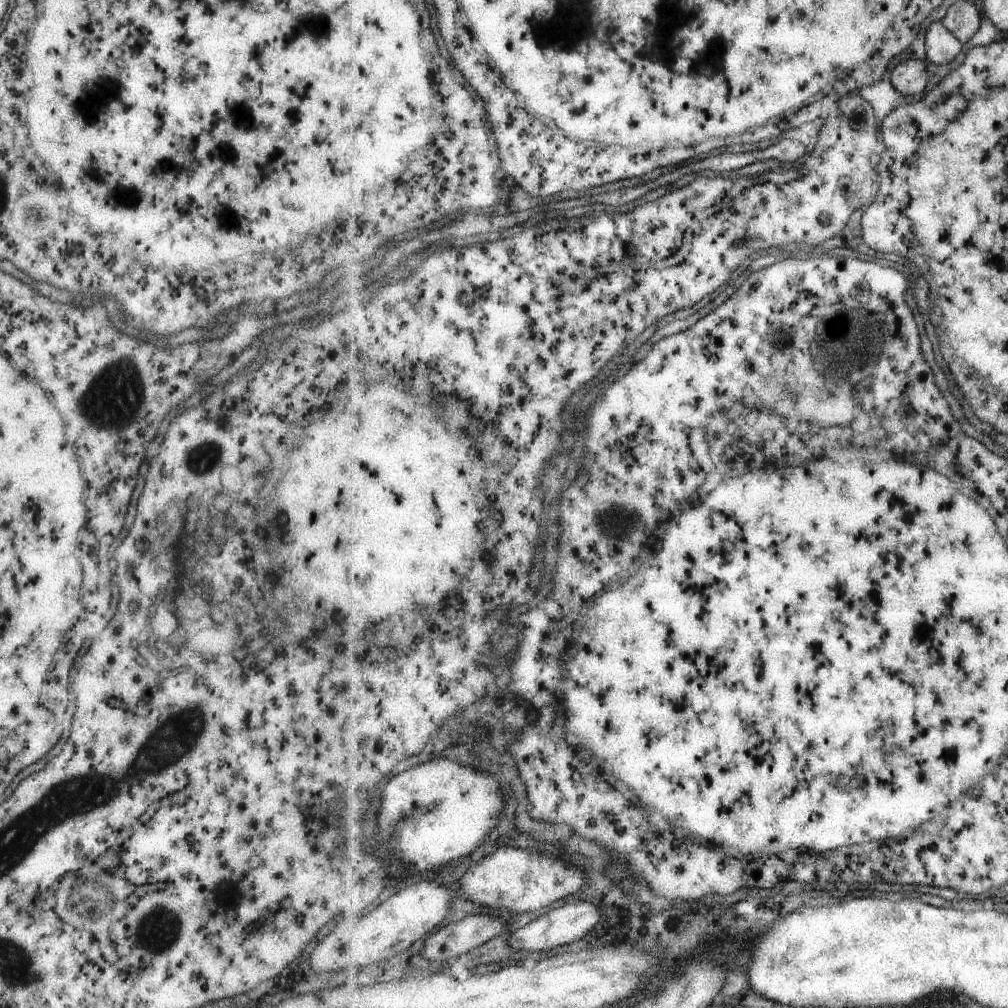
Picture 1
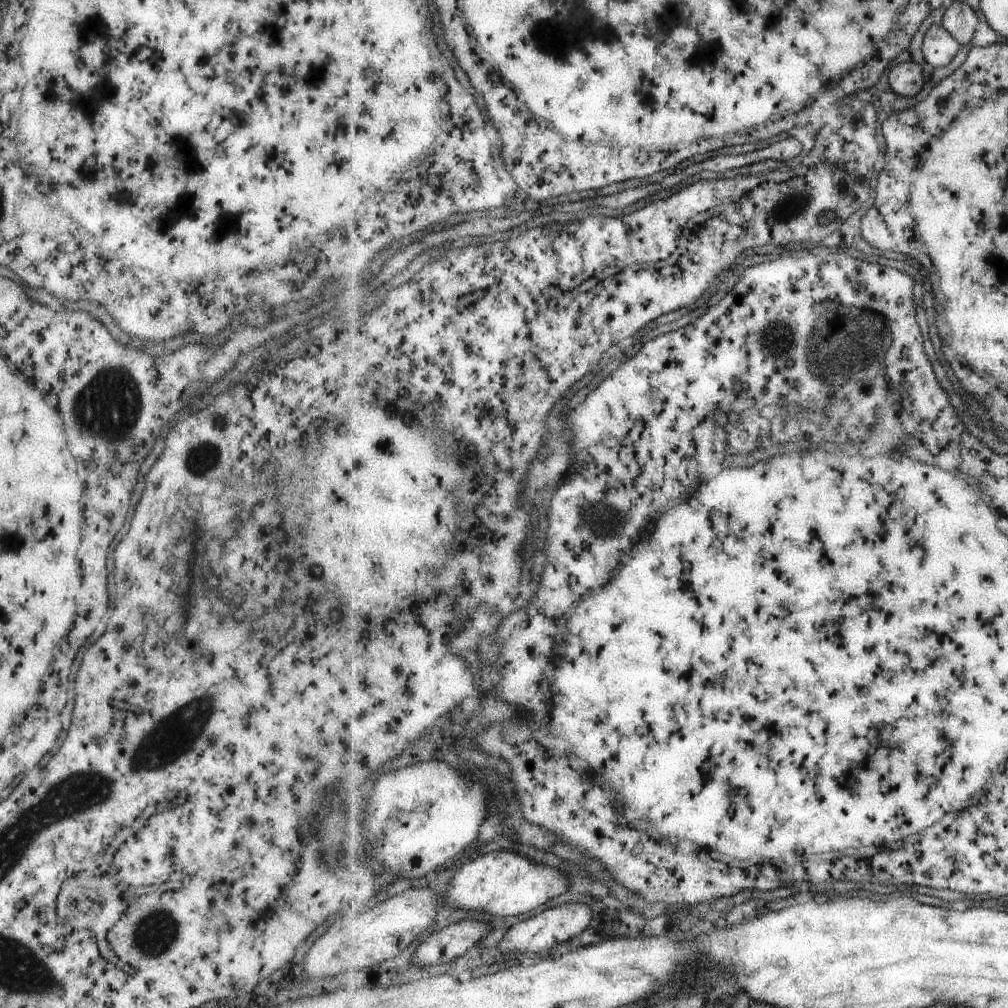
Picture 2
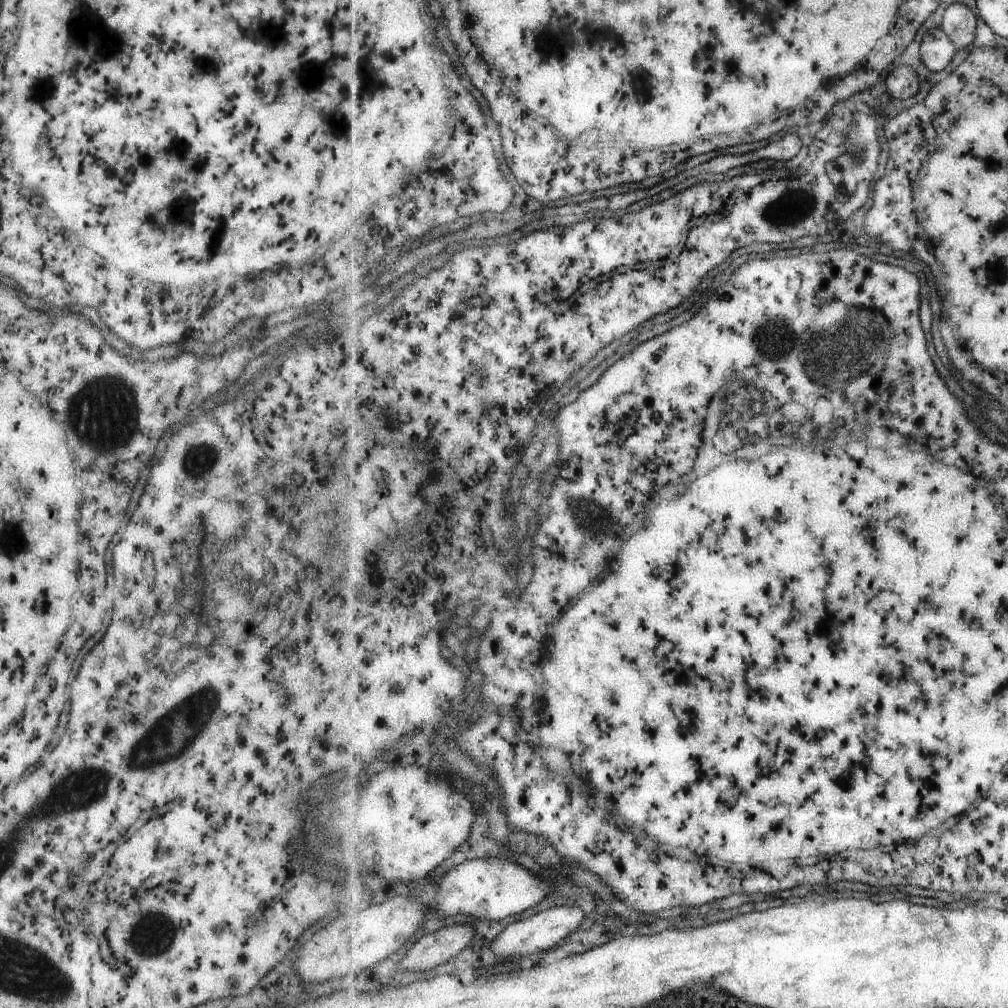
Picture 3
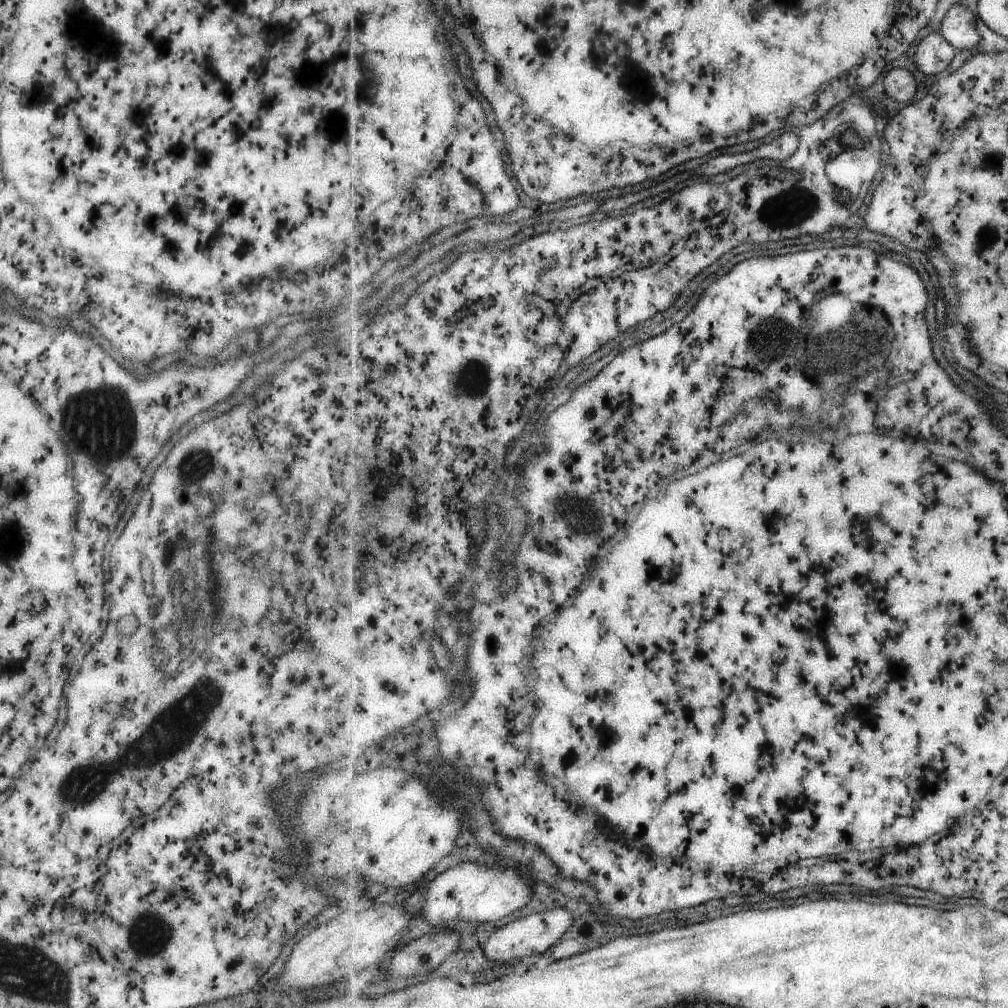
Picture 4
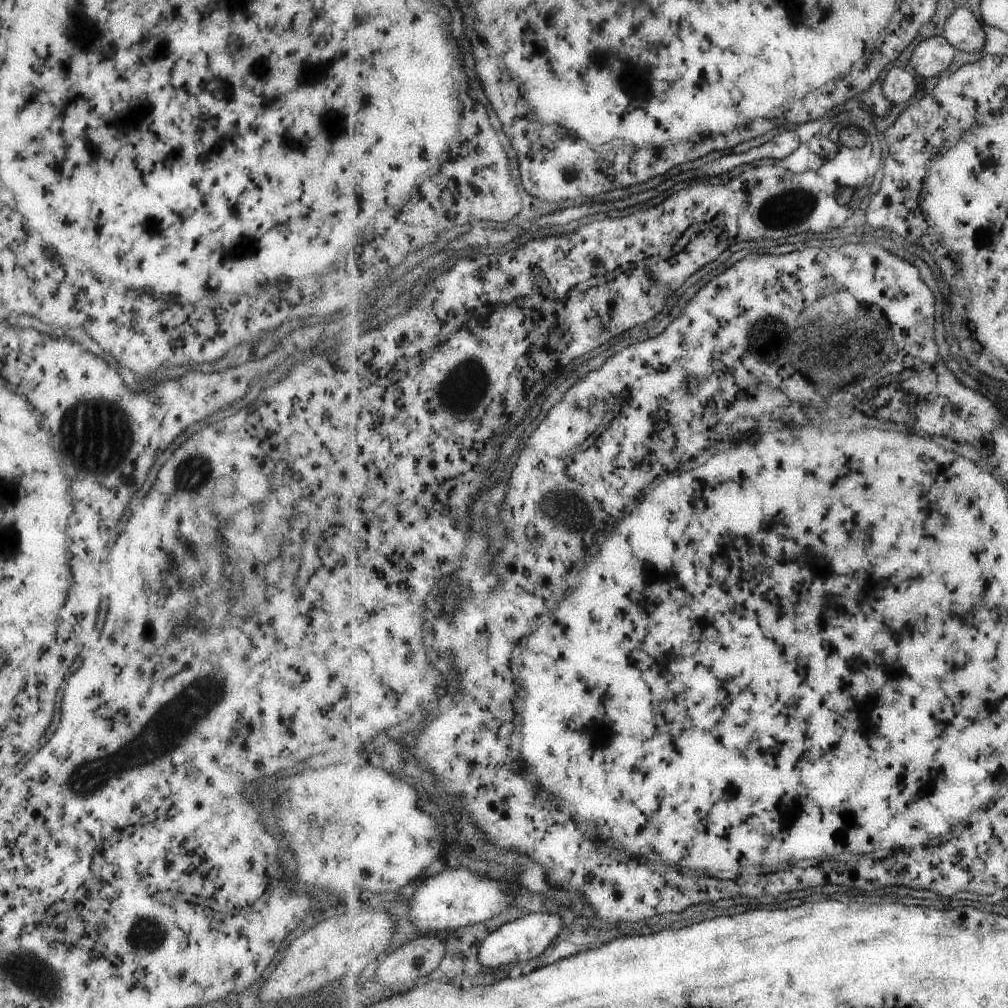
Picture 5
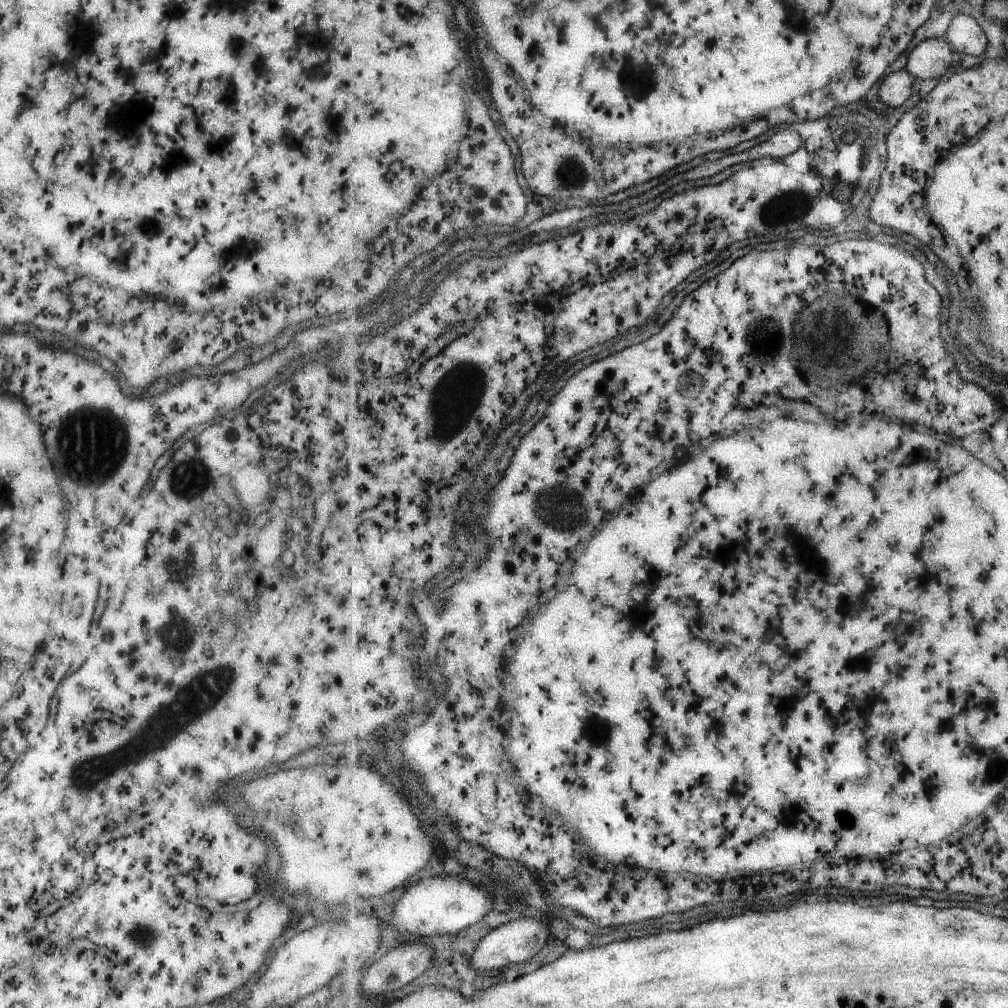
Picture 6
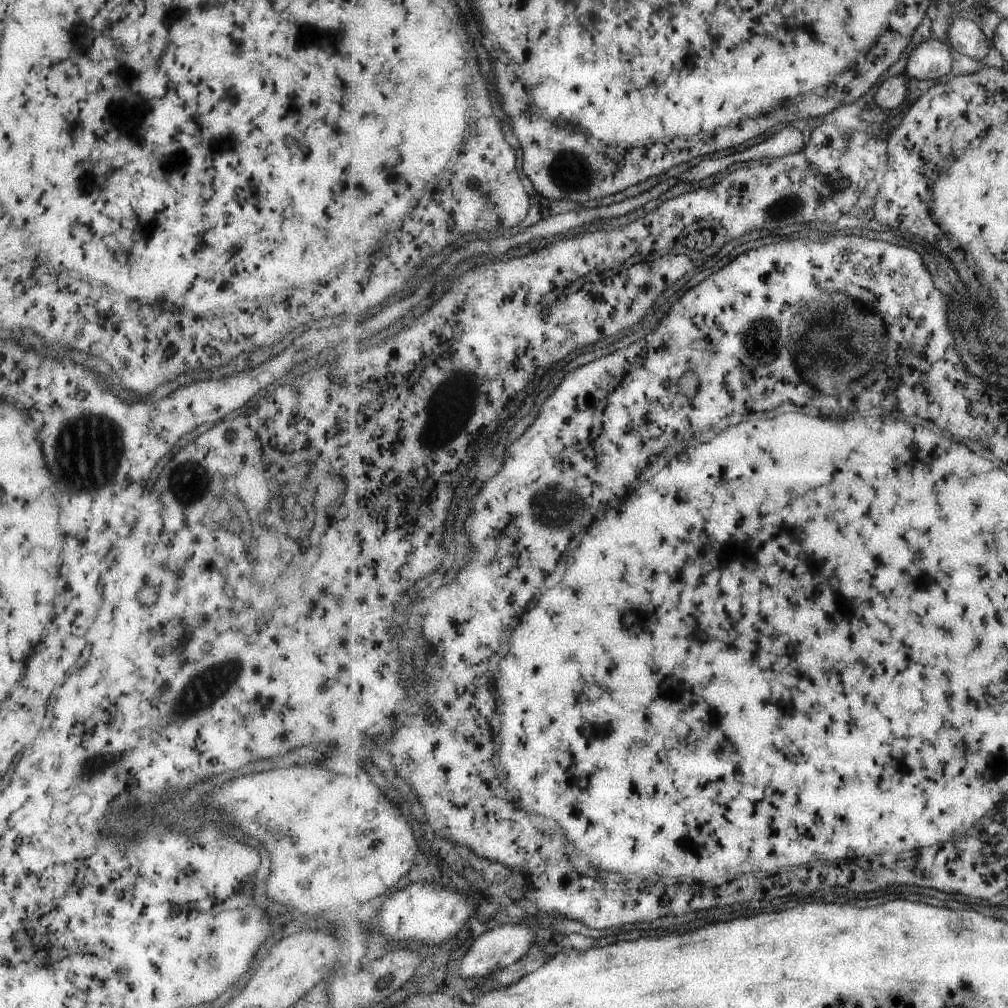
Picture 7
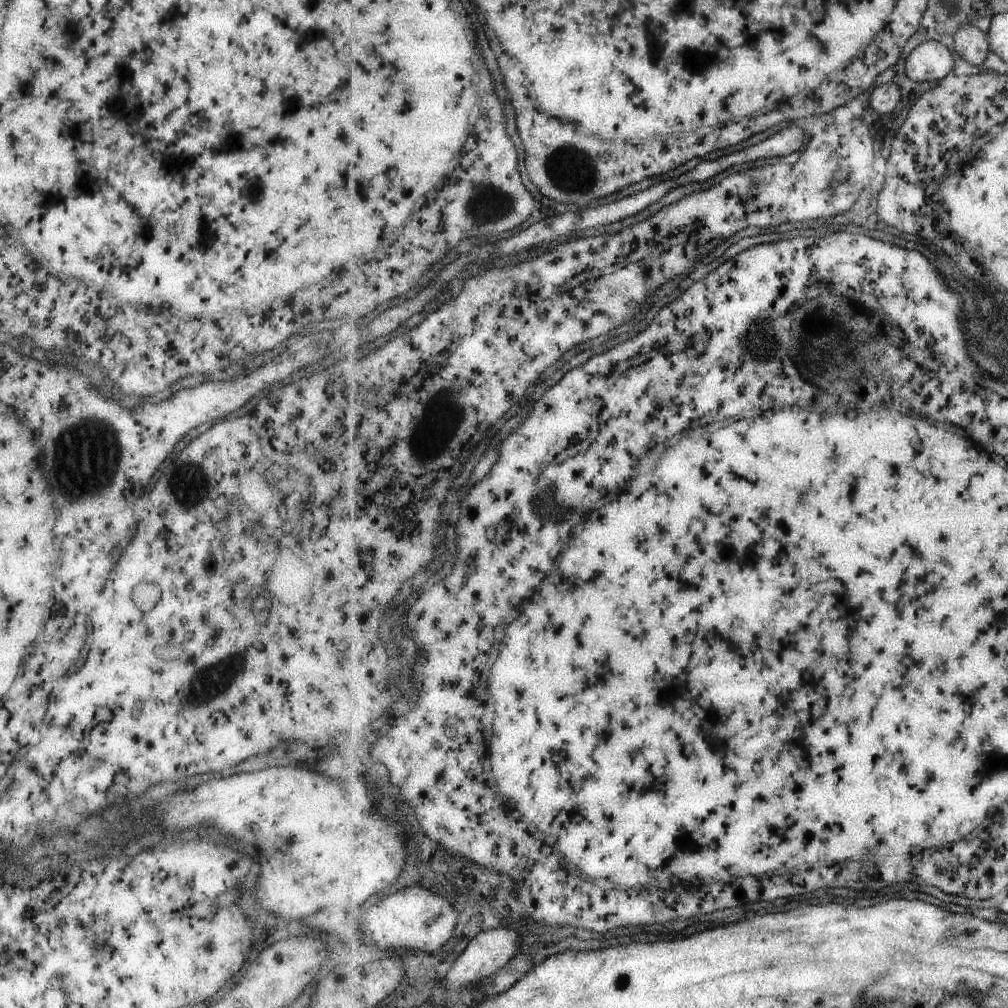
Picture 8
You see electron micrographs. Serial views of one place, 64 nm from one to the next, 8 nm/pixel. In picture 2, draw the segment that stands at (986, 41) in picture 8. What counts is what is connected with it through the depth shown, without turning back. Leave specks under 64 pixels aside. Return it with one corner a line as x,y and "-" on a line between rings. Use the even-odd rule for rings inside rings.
956,1
946,11
942,24
958,38
961,44
970,44
984,22
970,4
964,1

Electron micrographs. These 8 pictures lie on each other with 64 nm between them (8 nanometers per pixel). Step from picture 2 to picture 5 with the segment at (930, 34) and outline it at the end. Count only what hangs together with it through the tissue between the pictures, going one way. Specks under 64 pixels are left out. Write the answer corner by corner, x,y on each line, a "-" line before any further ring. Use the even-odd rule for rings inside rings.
945,36
930,37
922,41
915,50
908,68
922,78
926,84
935,82
946,70
950,70
954,56
958,52
958,48

